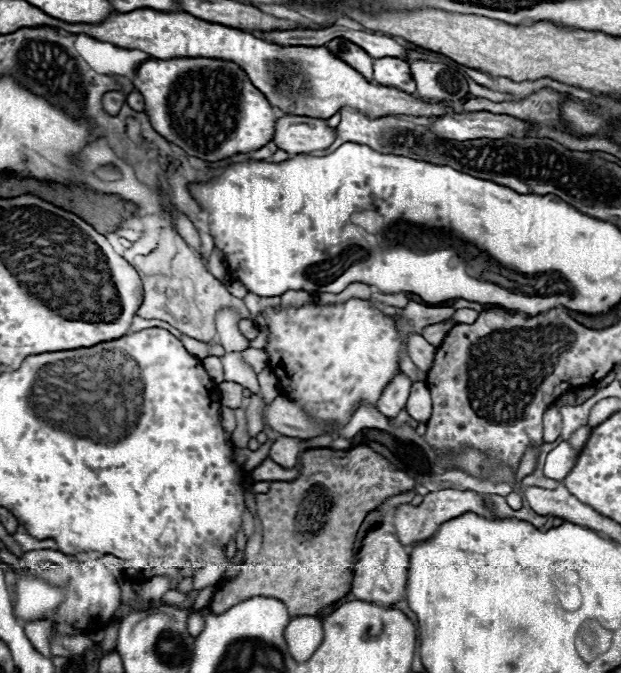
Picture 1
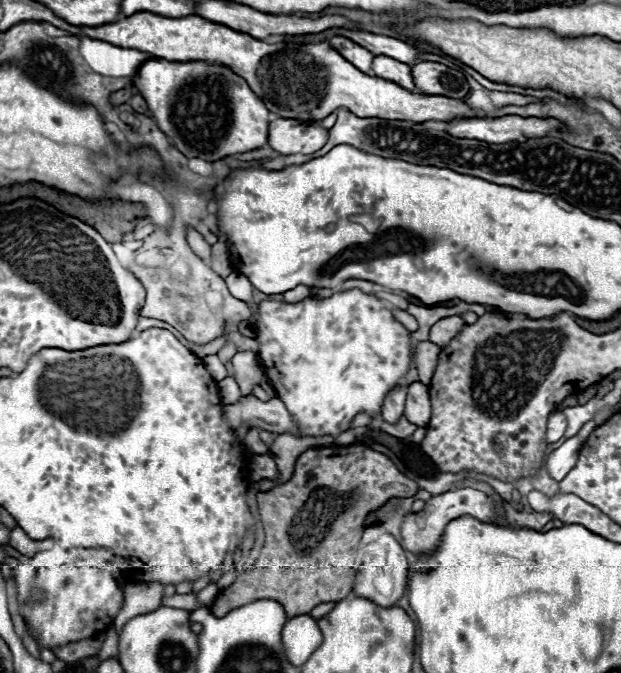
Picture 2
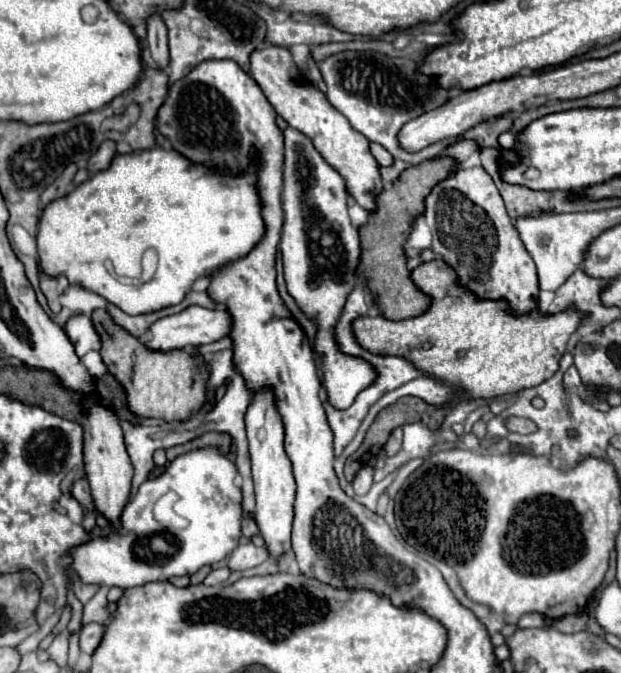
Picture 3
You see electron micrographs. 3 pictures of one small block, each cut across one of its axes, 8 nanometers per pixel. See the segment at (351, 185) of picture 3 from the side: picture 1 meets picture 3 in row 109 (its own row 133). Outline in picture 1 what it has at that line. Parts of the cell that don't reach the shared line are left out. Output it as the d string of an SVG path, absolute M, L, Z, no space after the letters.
M282 116L276 120L272 142L288 154L308 154L326 150L334 142L334 128L320 118Z

